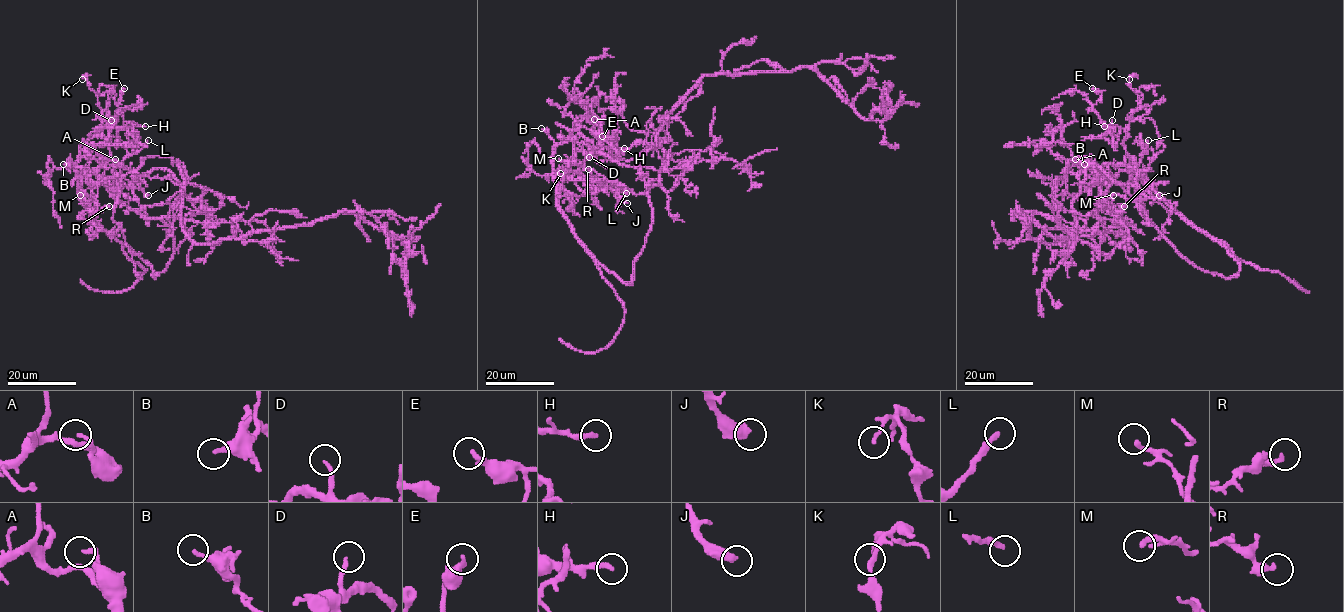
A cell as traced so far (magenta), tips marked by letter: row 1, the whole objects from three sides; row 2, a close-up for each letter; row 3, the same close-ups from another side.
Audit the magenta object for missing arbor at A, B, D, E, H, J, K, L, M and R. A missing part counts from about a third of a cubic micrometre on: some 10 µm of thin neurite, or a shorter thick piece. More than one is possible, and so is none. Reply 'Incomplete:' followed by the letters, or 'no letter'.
Incomplete: D, H, J, L

